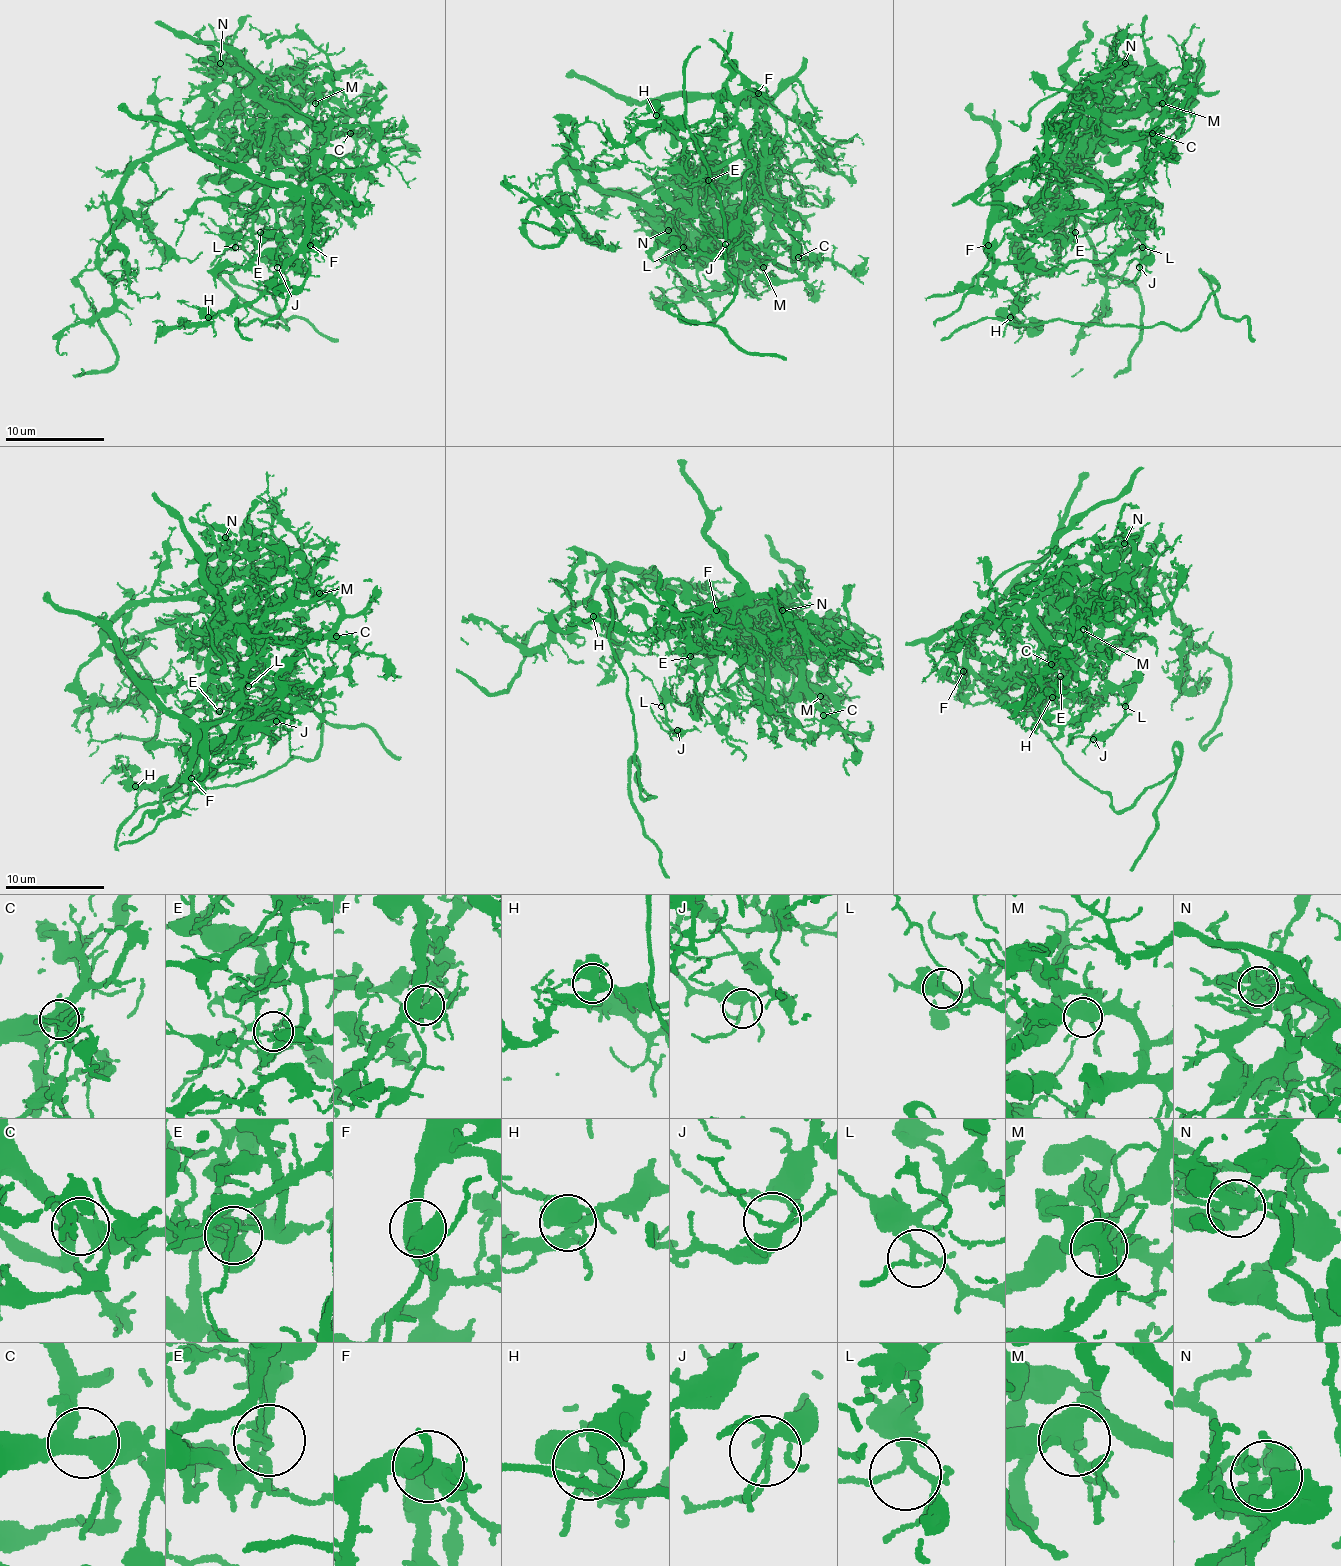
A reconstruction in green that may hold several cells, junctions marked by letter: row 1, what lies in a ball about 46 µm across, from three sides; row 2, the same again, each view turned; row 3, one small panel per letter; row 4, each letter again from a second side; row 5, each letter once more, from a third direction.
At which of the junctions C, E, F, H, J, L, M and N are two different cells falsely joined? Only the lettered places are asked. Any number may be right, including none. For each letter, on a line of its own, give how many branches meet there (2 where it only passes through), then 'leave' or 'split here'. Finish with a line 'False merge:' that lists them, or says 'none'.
C: 5 | leave
E: 3 | split here
F: 5 | leave
H: 5 | leave
J: 4 | leave
L: 3 | leave
M: 8 | leave
N: 7 | leave
False merge: E

